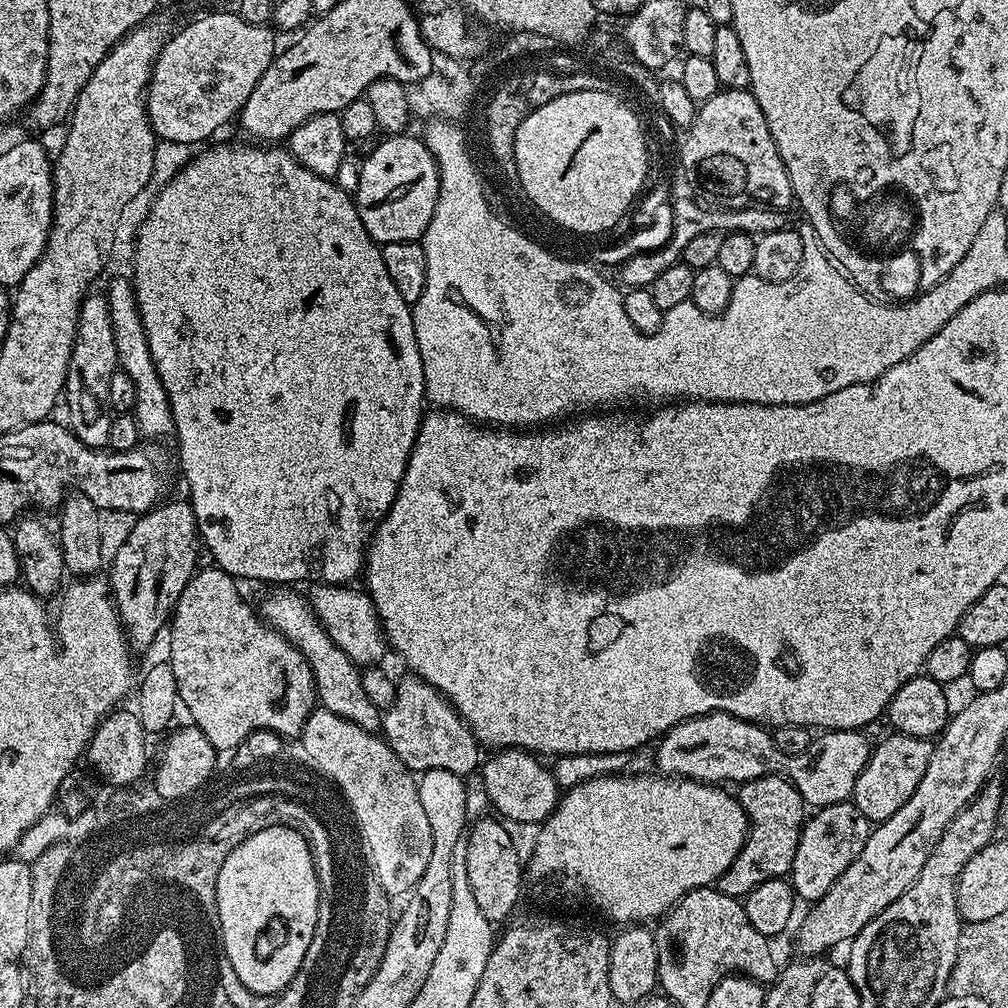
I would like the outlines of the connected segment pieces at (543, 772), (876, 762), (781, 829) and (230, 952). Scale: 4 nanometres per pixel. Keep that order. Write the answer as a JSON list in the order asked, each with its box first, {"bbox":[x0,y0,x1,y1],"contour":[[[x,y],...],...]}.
[{"bbox":[480,748,560,825],"contour":[[[508,748],[495,751],[488,760],[483,761],[480,768],[480,775],[485,784],[488,801],[491,807],[501,813],[498,813],[503,819],[514,824],[533,824],[539,825],[547,820],[550,813],[556,808],[556,804],[560,797],[560,789],[553,778],[551,769],[541,759],[538,759],[533,753],[527,752],[524,749]]]},{"bbox":[850,734,933,822],"contour":[[[891,734],[880,745],[871,749],[871,755],[865,768],[858,774],[850,800],[856,809],[870,822],[879,822],[890,818],[890,814],[898,814],[906,802],[910,802],[910,794],[918,790],[918,782],[922,782],[922,774],[926,774],[926,765],[930,762],[933,741],[922,736],[906,736]]]},{"bbox":[718,776,806,898],"contour":[[[782,776],[754,778],[741,783],[738,790],[740,805],[748,816],[748,836],[738,858],[721,874],[718,887],[722,894],[743,898],[762,882],[779,880],[791,873],[794,850],[798,850],[798,838],[804,829],[806,805],[794,785]]]},{"bbox":[217,825,319,998],"contour":[[[284,825],[270,826],[269,829],[259,830],[258,834],[246,838],[233,852],[222,862],[222,870],[218,870],[217,882],[217,914],[220,919],[220,938],[226,950],[226,958],[230,958],[230,964],[234,973],[246,986],[258,996],[272,998],[284,991],[287,984],[291,982],[296,973],[296,952],[304,954],[304,943],[312,937],[312,919],[314,918],[314,889],[319,886],[318,878],[315,877],[314,865],[307,850],[307,842],[302,834],[296,833],[294,829],[288,829]]]}]

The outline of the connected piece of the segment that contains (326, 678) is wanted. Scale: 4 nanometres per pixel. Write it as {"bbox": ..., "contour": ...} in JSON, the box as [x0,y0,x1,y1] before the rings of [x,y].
{"bbox":[258,586,382,733],"contour":[[[292,586],[273,587],[269,591],[272,593],[261,602],[260,608],[258,604],[259,615],[269,628],[281,632],[301,652],[306,662],[310,662],[316,679],[319,707],[352,720],[354,726],[362,726],[362,730],[379,733],[382,709],[366,698],[366,690],[362,690],[361,669],[332,641],[330,634],[326,634],[320,619],[314,614],[309,597],[295,591],[298,590]]]}

